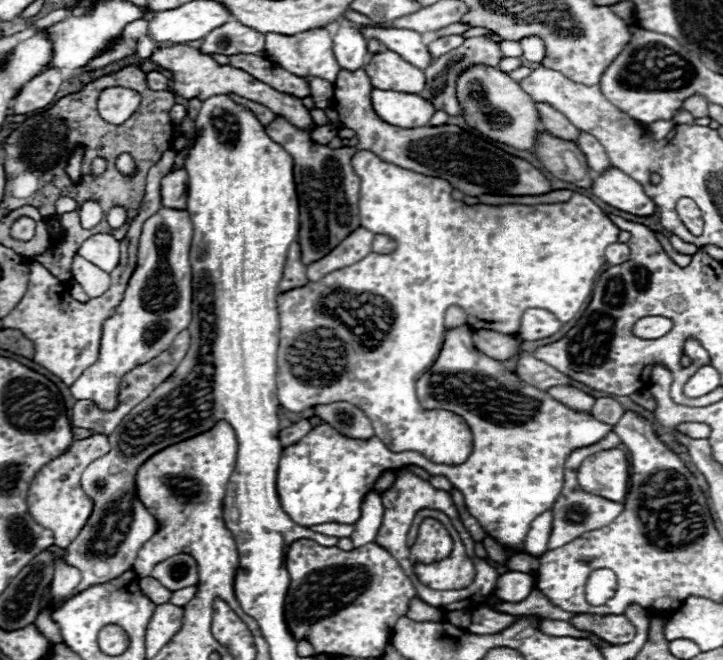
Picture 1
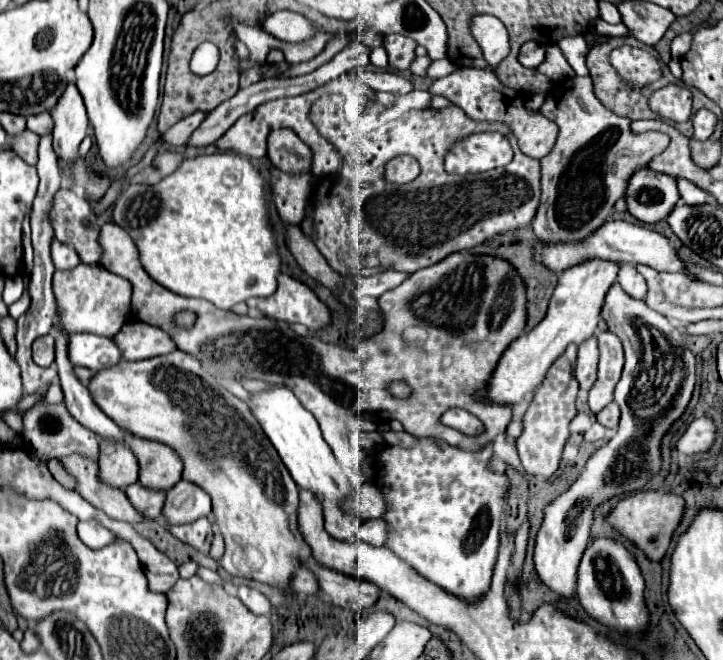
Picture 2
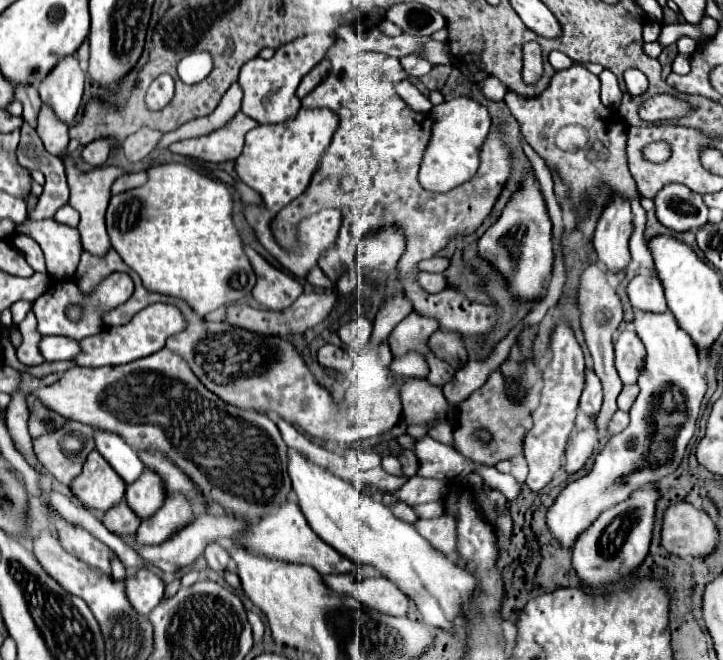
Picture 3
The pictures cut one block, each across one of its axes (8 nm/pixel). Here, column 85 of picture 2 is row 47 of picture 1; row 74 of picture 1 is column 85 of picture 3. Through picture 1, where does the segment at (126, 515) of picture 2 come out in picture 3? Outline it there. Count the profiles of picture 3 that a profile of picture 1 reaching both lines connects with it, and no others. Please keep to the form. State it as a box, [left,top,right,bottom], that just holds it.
[32,420,94,486]

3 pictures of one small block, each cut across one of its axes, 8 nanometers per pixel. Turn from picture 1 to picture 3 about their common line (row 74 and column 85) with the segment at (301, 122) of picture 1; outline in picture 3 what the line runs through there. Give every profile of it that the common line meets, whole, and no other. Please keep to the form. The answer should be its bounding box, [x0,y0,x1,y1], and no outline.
[64,158,124,258]

